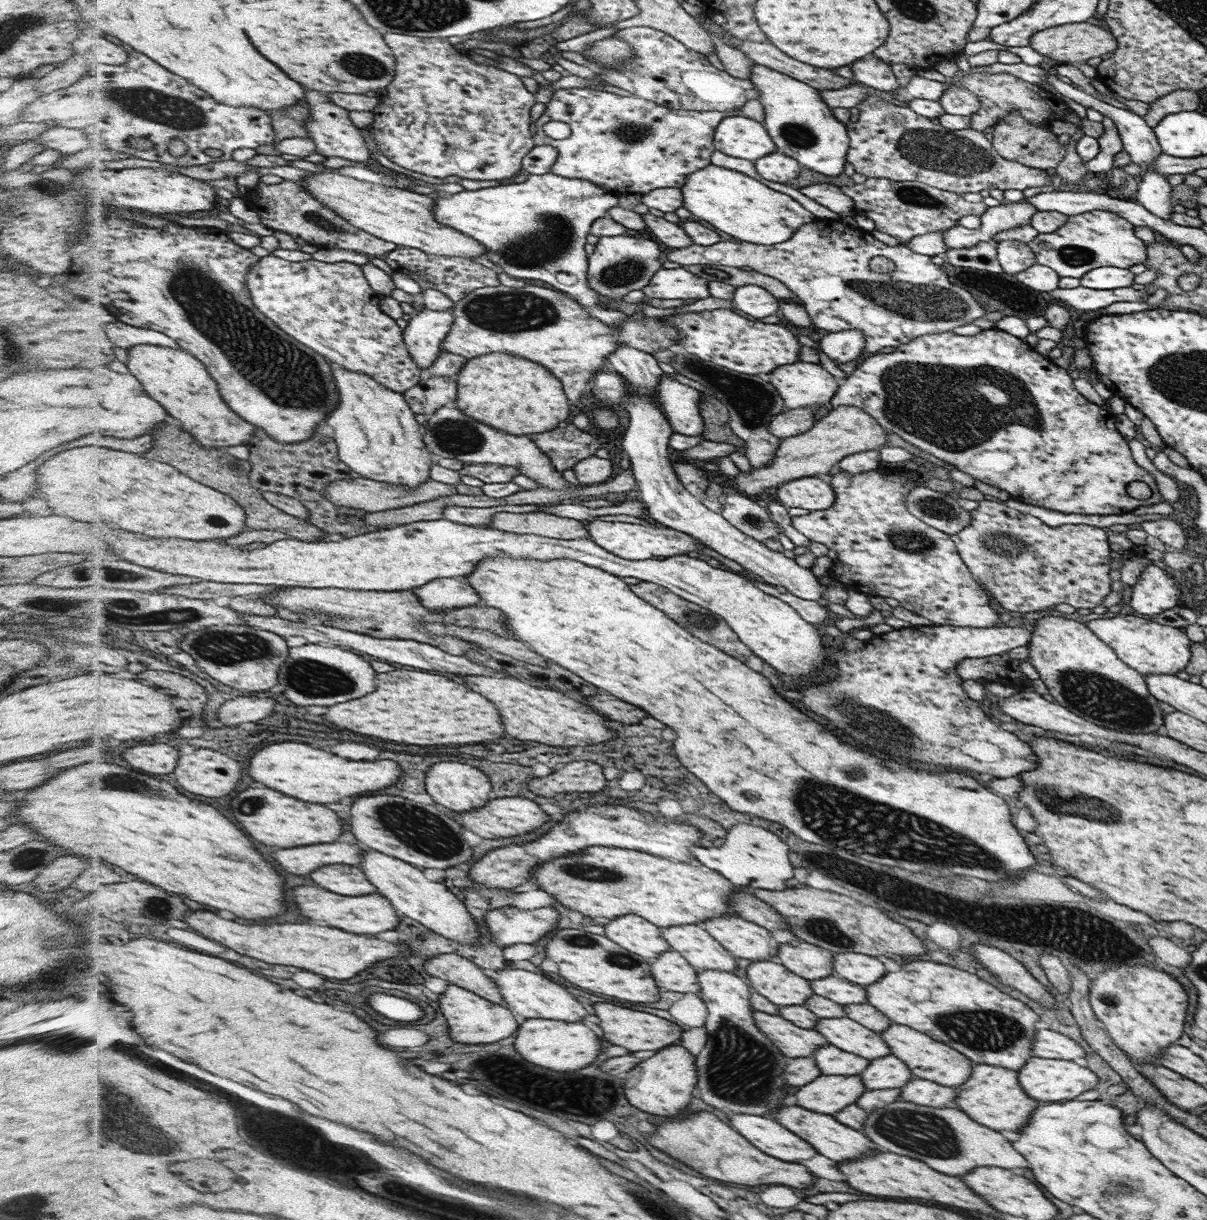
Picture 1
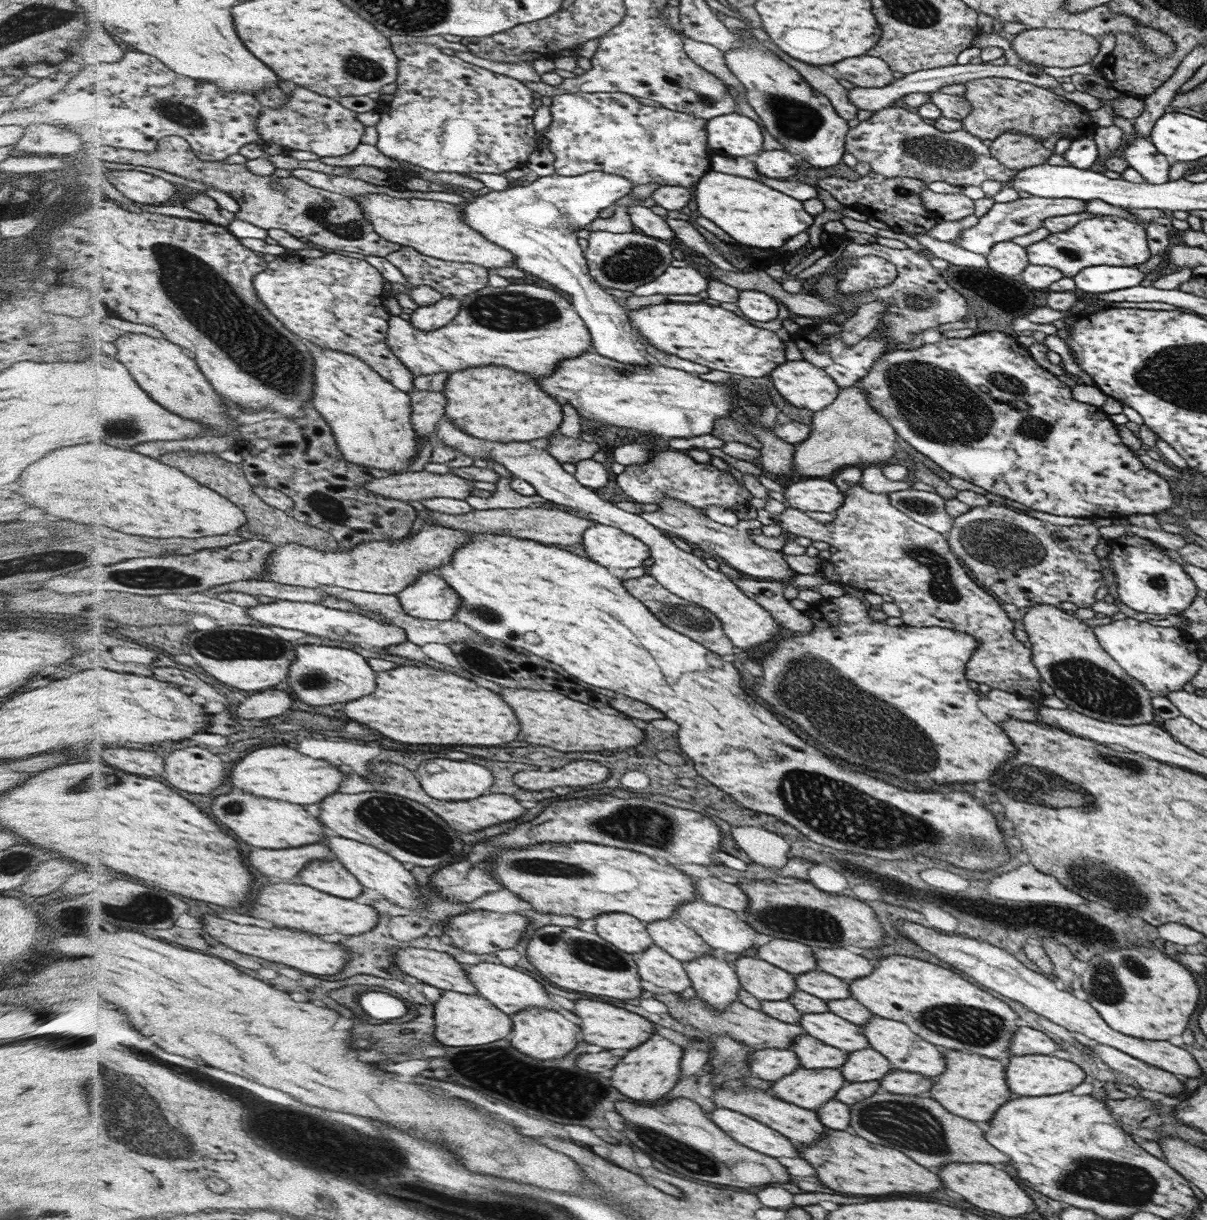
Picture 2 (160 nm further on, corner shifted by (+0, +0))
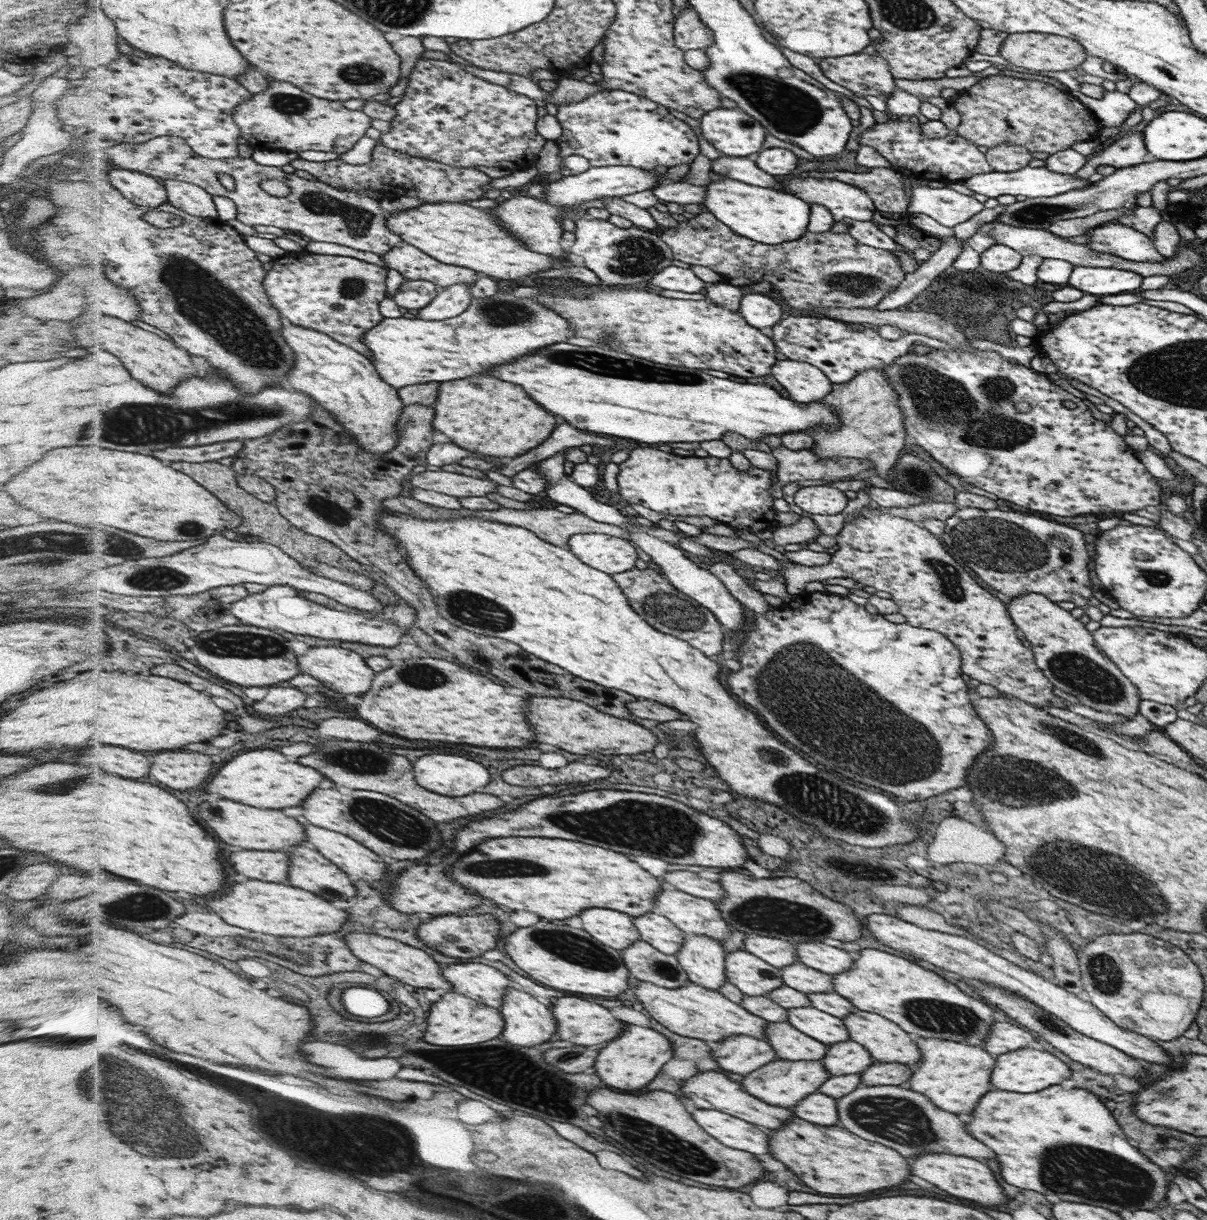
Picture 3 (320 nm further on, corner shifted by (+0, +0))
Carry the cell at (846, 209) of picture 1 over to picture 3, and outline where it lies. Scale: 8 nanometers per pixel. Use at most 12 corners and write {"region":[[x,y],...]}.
{"region":[[753,157],[711,160],[714,172],[752,186],[780,190],[778,180],[760,170]]}

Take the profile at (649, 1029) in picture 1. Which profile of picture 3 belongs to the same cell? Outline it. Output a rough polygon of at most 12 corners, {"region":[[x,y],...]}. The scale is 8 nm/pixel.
{"region":[[556,998],[560,1038],[582,1046],[606,1044],[626,1024],[604,1006]]}

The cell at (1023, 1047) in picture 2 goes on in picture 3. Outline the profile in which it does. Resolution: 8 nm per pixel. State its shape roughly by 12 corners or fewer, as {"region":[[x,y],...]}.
{"region":[[1008,1022],[992,1027],[983,1048],[1006,1054],[1032,1048],[1036,1037]]}

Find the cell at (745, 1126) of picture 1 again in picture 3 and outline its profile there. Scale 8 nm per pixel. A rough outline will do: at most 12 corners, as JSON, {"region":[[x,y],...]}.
{"region":[[697,1109],[696,1122],[724,1146],[768,1154],[768,1136],[720,1110]]}

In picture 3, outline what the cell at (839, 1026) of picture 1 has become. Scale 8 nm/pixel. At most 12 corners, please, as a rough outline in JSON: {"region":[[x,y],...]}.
{"region":[[812,1005],[787,1009],[786,1021],[828,1046],[851,1035],[843,1019]]}

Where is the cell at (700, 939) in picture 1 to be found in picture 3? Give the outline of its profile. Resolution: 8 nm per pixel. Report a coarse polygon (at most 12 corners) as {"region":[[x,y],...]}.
{"region":[[646,913],[632,923],[643,941],[678,953],[686,933],[666,915]]}

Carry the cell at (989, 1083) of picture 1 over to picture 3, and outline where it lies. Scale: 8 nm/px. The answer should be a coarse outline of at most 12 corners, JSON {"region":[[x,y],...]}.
{"region":[[914,1037],[907,1087],[972,1114],[996,1060],[979,1046]]}

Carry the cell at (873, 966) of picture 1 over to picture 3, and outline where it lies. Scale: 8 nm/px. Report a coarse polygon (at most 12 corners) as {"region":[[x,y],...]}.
{"region":[[818,941],[795,943],[801,964],[846,973],[853,954]]}

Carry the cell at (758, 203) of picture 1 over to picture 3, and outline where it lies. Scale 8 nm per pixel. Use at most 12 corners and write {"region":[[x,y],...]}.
{"region":[[736,180],[708,186],[704,204],[756,242],[808,230],[811,204]]}

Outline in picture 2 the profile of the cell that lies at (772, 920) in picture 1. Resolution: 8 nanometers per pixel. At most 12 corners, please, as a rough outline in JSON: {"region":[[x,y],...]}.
{"region":[[718,877],[692,878],[699,899],[738,914],[748,897],[737,884]]}

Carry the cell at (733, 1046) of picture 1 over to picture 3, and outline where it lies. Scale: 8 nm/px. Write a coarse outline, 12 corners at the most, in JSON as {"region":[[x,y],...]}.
{"region":[[686,934],[674,956],[691,984],[719,992],[724,950],[716,939]]}

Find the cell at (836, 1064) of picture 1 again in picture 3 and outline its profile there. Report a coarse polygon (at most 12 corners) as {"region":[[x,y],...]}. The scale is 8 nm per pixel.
{"region":[[787,1021],[771,1022],[767,1042],[778,1059],[820,1061],[828,1045]]}

